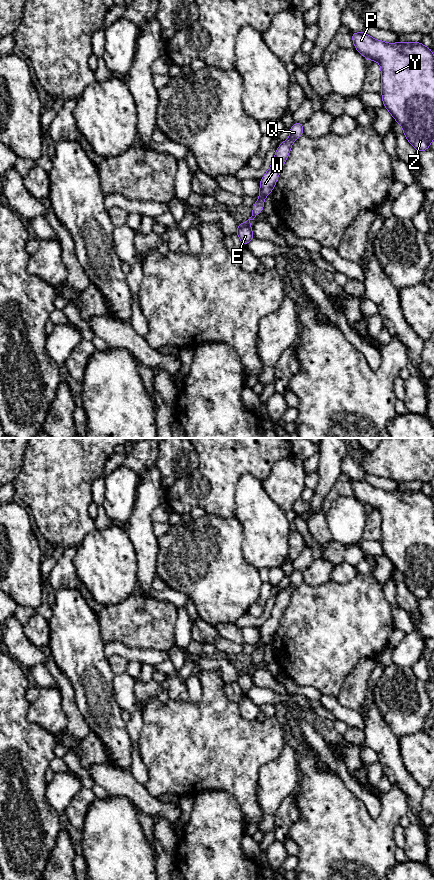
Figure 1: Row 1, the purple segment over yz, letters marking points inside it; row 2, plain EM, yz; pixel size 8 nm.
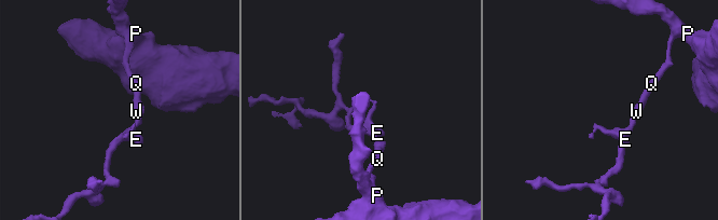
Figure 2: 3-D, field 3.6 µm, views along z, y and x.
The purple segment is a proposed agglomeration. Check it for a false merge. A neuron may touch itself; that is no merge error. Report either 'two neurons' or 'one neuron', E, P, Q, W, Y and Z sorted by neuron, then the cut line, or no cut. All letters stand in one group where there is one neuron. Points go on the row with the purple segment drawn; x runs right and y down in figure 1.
one neuron; groups E P Q W Y Z; cut none

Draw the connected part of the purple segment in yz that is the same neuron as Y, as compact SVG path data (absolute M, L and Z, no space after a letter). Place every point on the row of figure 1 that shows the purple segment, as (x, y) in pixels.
M351 32L355 49L367 60L377 61L381 65L382 100L384 107L403 128L406 139L418 151L429 149L434 139L434 54L431 48L421 42L390 44L373 39L365 32Z

